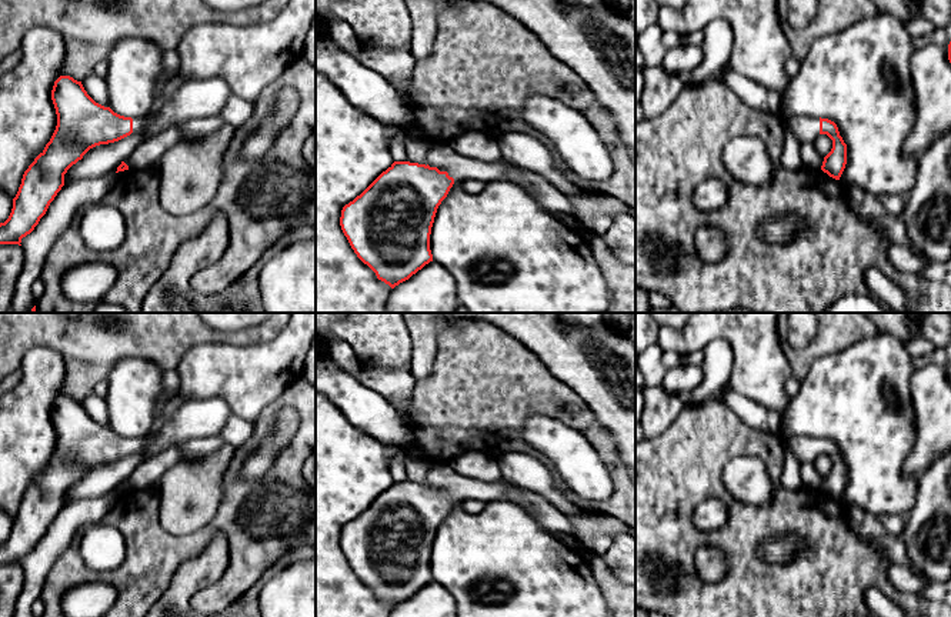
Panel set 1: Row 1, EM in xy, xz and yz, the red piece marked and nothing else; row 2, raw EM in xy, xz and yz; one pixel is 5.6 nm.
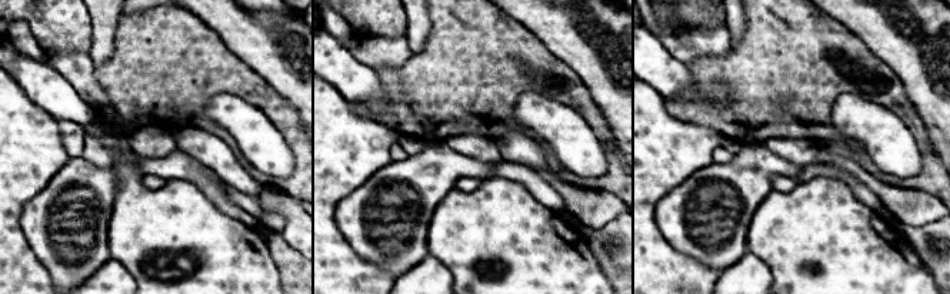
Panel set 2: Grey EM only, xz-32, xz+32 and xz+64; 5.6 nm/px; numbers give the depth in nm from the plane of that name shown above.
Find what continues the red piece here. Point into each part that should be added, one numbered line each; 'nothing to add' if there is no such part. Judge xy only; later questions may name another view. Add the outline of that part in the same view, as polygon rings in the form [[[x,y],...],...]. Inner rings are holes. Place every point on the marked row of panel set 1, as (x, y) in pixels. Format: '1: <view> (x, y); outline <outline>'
1: xy (207, 97); outline [[[218,77],[188,80],[158,113],[133,119],[131,134],[141,133],[149,139],[188,119],[218,116],[231,94],[227,81]]]

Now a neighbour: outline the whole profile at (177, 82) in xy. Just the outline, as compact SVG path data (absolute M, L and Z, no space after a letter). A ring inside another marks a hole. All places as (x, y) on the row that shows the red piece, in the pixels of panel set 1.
M183 76L173 77L164 87L161 96L158 99L154 99L150 107L149 116L154 116L156 113L158 113L163 109L163 106L170 101L174 93L188 80L190 79L183 77Z

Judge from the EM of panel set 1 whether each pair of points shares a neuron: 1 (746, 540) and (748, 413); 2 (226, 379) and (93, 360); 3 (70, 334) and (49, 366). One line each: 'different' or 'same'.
1: different
2: different
3: different

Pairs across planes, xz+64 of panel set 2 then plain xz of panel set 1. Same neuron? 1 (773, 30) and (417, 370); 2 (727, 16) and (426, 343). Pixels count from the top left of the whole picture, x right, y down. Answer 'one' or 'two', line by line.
1: two
2: one

